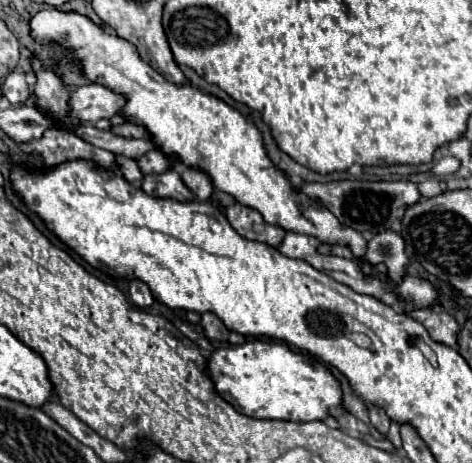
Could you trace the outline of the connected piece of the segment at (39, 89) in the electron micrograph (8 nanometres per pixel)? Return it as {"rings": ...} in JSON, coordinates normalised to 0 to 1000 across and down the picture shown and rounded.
{"rings":[[[70,130],[70,147],[78,156],[78,181],[70,186],[70,199],[78,207],[83,233],[104,242],[112,255],[129,255],[133,246],[146,242],[146,229],[142,229],[146,194],[83,130]]]}

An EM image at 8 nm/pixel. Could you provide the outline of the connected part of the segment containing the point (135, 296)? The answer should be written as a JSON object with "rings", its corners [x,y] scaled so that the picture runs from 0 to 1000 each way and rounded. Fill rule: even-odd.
{"rings":[[[278,605],[278,618],[273,618],[273,644],[286,661],[294,665],[311,665],[324,657],[324,635],[316,626],[316,618],[299,605]]]}

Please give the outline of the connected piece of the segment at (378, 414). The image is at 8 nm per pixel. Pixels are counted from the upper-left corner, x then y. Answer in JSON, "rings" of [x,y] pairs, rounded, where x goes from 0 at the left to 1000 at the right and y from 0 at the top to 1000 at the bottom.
{"rings":[[[782,877],[782,898],[786,898],[786,916],[816,942],[824,933],[824,920],[828,920],[824,898],[799,877]]]}

